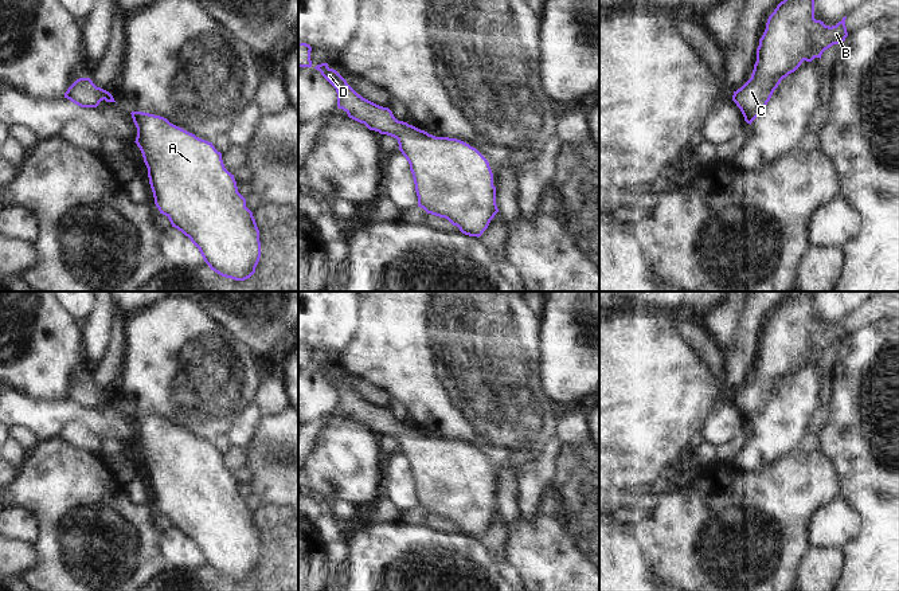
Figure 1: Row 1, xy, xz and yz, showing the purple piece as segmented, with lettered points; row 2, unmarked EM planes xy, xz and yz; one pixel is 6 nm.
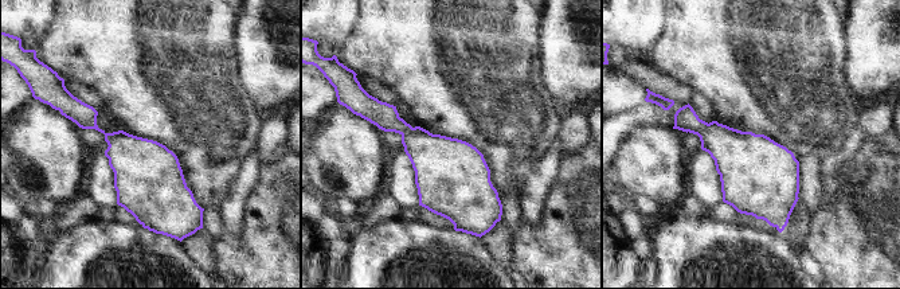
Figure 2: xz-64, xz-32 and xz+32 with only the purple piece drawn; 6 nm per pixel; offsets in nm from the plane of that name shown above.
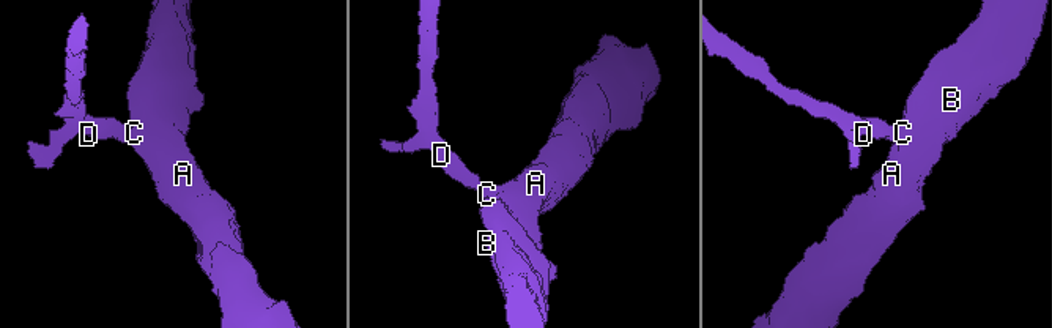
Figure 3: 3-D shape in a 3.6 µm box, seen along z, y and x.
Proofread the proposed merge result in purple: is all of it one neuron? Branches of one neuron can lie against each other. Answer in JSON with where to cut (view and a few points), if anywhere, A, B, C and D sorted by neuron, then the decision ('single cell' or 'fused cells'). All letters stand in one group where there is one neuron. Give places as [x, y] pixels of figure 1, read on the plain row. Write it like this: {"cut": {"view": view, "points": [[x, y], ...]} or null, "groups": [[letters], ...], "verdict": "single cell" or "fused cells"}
{"cut": null, "groups": [["A", "B", "C", "D"]], "verdict": "single cell"}

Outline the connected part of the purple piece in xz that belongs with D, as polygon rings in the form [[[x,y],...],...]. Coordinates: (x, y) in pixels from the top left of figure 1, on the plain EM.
[[[328,364],[314,368],[336,390],[337,408],[370,431],[398,441],[410,465],[418,508],[445,518],[469,537],[481,537],[499,513],[488,461],[469,445],[435,438],[398,422],[388,408],[359,396]]]

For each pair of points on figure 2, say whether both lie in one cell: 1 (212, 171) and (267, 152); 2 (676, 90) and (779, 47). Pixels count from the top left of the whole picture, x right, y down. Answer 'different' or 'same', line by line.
1: different
2: different

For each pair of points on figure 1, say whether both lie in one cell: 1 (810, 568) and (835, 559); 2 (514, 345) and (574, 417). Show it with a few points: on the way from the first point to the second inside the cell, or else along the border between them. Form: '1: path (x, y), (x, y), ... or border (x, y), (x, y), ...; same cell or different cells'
1: path (816, 568), (823, 568), (829, 562); same cell
2: border (561, 411), (554, 435); different cells

